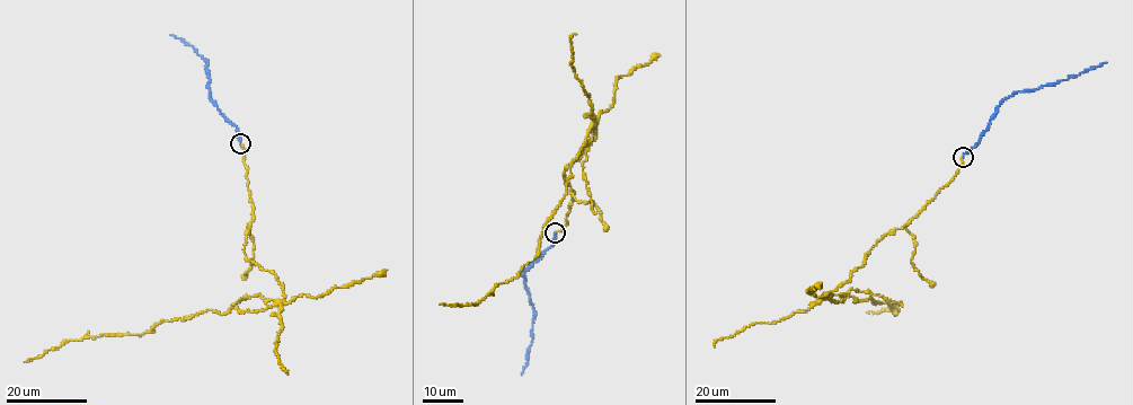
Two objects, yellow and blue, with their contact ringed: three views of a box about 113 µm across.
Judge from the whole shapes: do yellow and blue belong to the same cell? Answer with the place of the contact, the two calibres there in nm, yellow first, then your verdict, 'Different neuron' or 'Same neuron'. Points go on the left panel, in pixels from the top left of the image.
Place: (240, 143). Thickness 190 nm (yellow) against 160 nm. Different neuron

